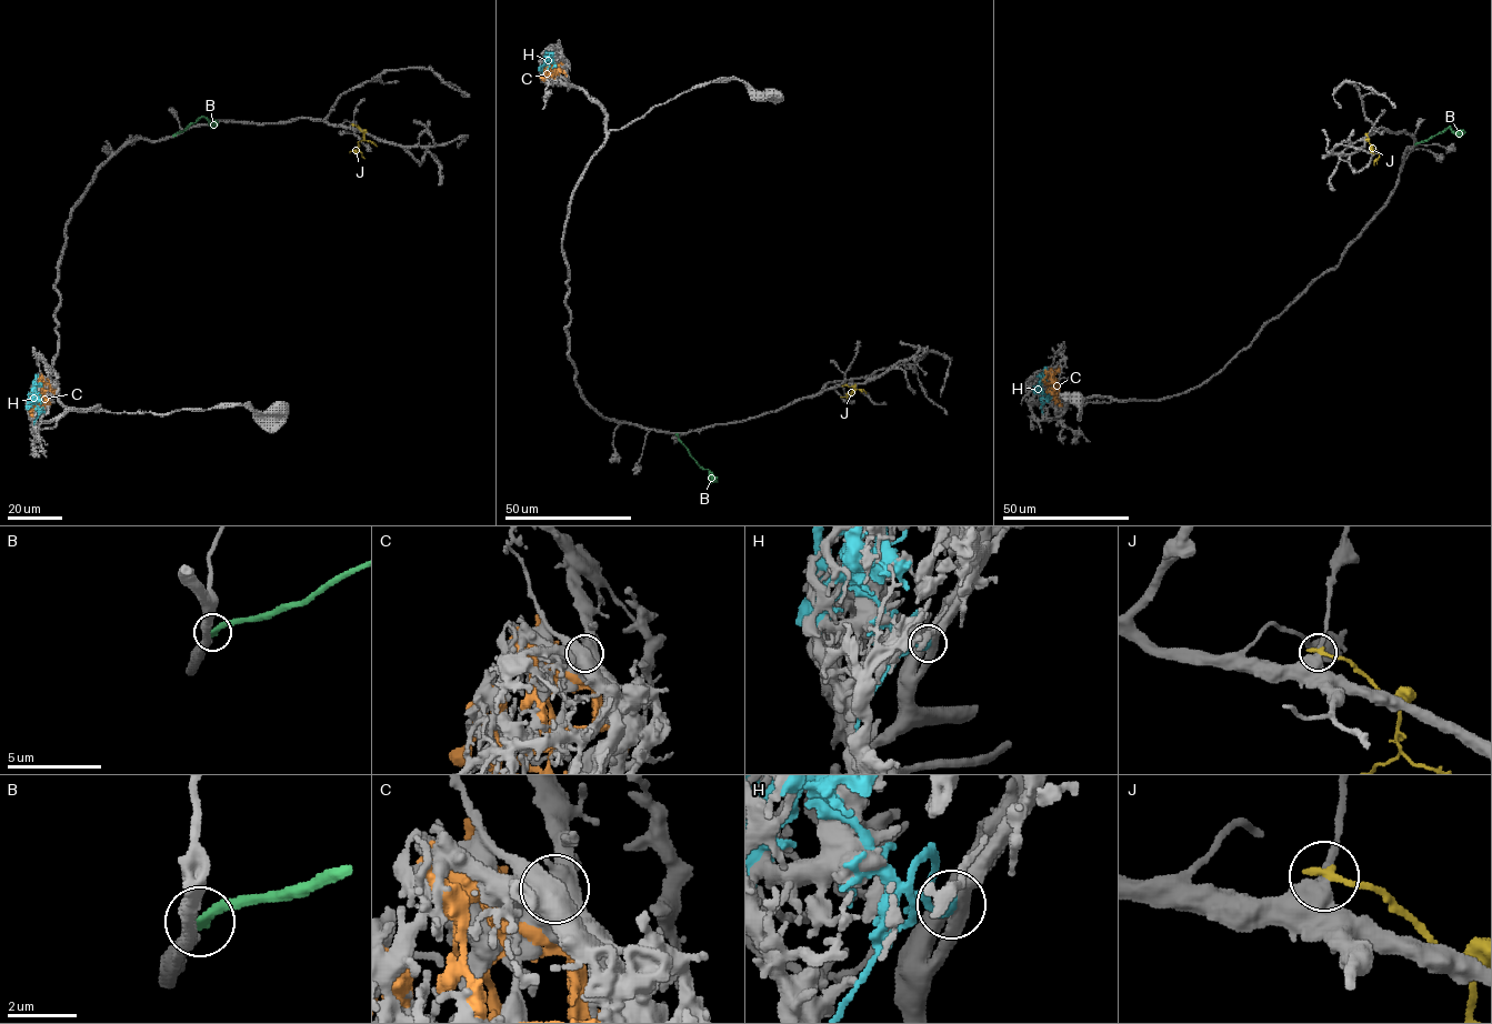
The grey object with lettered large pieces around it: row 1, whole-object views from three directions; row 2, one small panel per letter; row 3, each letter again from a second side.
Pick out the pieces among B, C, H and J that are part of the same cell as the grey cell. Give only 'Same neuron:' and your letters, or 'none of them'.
Same neuron: B

